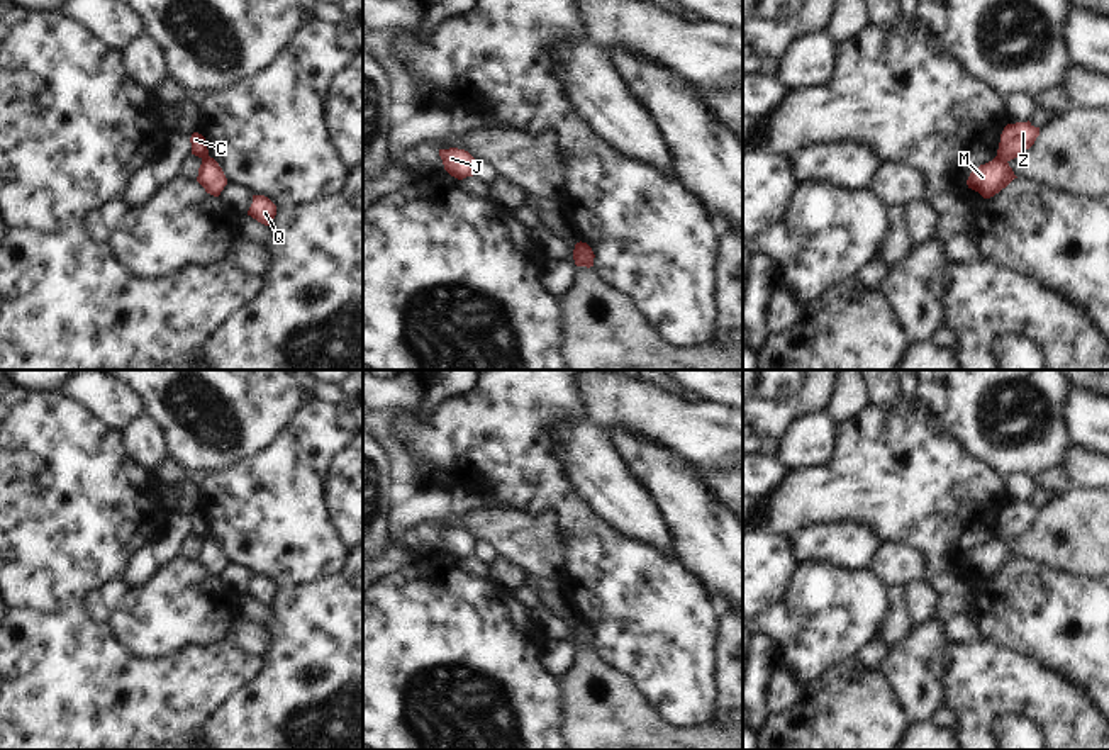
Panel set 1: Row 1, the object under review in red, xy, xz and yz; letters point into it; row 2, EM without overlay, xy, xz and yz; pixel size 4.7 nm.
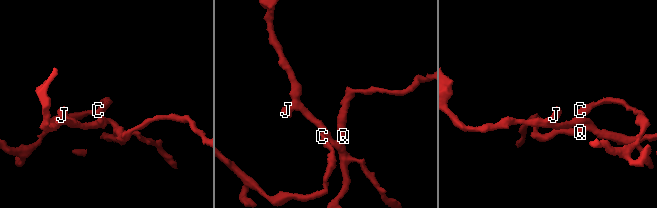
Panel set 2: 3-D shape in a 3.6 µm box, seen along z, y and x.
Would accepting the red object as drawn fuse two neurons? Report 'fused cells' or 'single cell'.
fused cells

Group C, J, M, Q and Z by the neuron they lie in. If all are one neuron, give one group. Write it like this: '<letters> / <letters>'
C Z / J M Q

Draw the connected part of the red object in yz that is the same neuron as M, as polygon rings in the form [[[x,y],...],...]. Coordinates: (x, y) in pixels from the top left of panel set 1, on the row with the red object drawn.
[[[999,156],[972,170],[967,185],[984,199],[990,199],[1017,178],[1009,163]]]

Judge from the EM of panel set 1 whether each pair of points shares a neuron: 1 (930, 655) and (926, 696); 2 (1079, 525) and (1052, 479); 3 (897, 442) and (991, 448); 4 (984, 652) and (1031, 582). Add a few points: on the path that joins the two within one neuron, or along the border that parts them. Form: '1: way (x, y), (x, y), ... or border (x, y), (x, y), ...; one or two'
1: way (926, 666), (926, 686); one
2: border (1074, 487), (1055, 494); two
3: border (938, 416), (960, 445), (994, 472); two
4: border (984, 637), (1021, 655), (1030, 655); two

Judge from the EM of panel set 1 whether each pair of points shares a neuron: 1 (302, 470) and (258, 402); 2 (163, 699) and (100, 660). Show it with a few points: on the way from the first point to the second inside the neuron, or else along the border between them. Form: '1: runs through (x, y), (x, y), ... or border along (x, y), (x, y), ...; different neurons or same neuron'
1: border along (306, 402), (265, 447), (248, 457); different neurons
2: runs through (148, 699), (139, 699), (116, 676); same neuron

